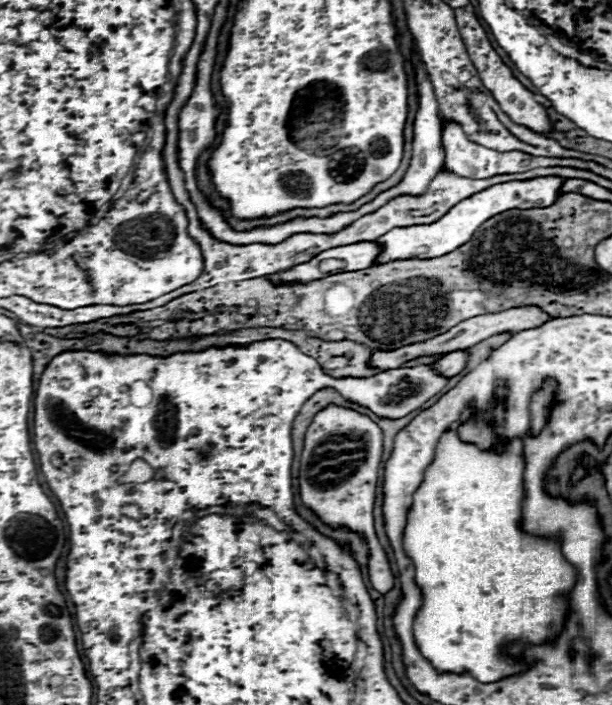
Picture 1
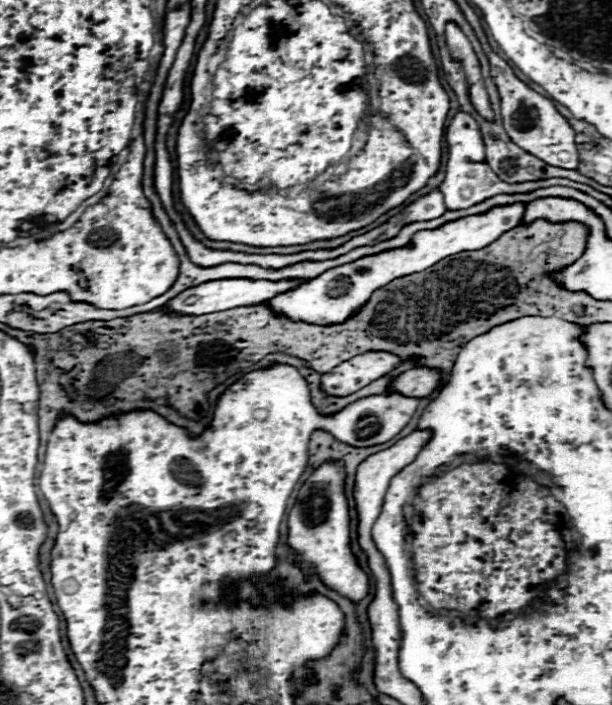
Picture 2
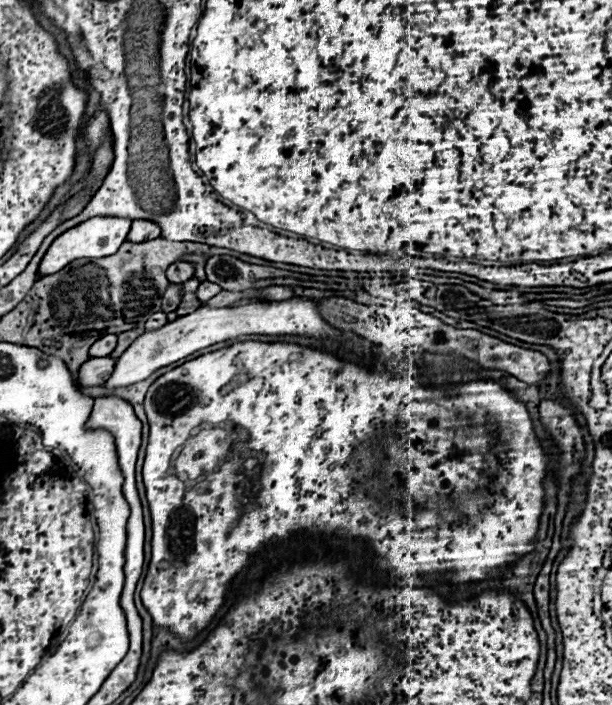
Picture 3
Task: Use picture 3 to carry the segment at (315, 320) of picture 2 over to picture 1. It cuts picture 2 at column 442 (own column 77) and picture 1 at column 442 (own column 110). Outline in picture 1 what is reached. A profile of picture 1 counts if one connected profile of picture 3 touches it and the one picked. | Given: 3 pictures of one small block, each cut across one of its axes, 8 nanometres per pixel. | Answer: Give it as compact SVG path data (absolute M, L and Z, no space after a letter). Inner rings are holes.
M540 176L534 180L526 180L526 182L506 182L502 186L490 186L486 190L472 194L470 198L458 202L458 206L450 208L450 212L444 214L438 222L394 228L388 234L384 234L382 238L378 238L378 242L384 246L384 252L376 258L374 264L384 264L390 260L398 260L398 258L436 258L436 256L448 254L450 250L456 250L458 246L466 244L472 238L474 230L484 220L492 218L494 214L500 214L510 208L528 210L528 208L552 206L558 200L558 196L560 196L558 190L562 188L564 182L566 182L566 178L560 178L560 176Z

